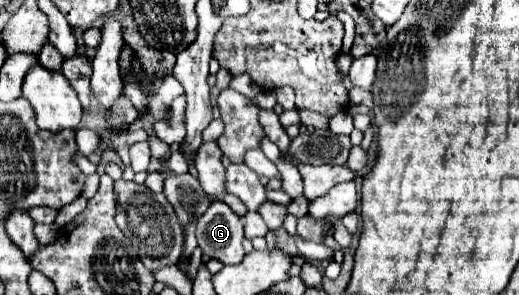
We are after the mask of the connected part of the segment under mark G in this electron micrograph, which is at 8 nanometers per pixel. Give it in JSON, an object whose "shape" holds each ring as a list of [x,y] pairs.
{"shape":[[[215,201],[197,223],[197,241],[201,251],[221,261],[237,265],[243,259],[243,221],[223,201]]]}

